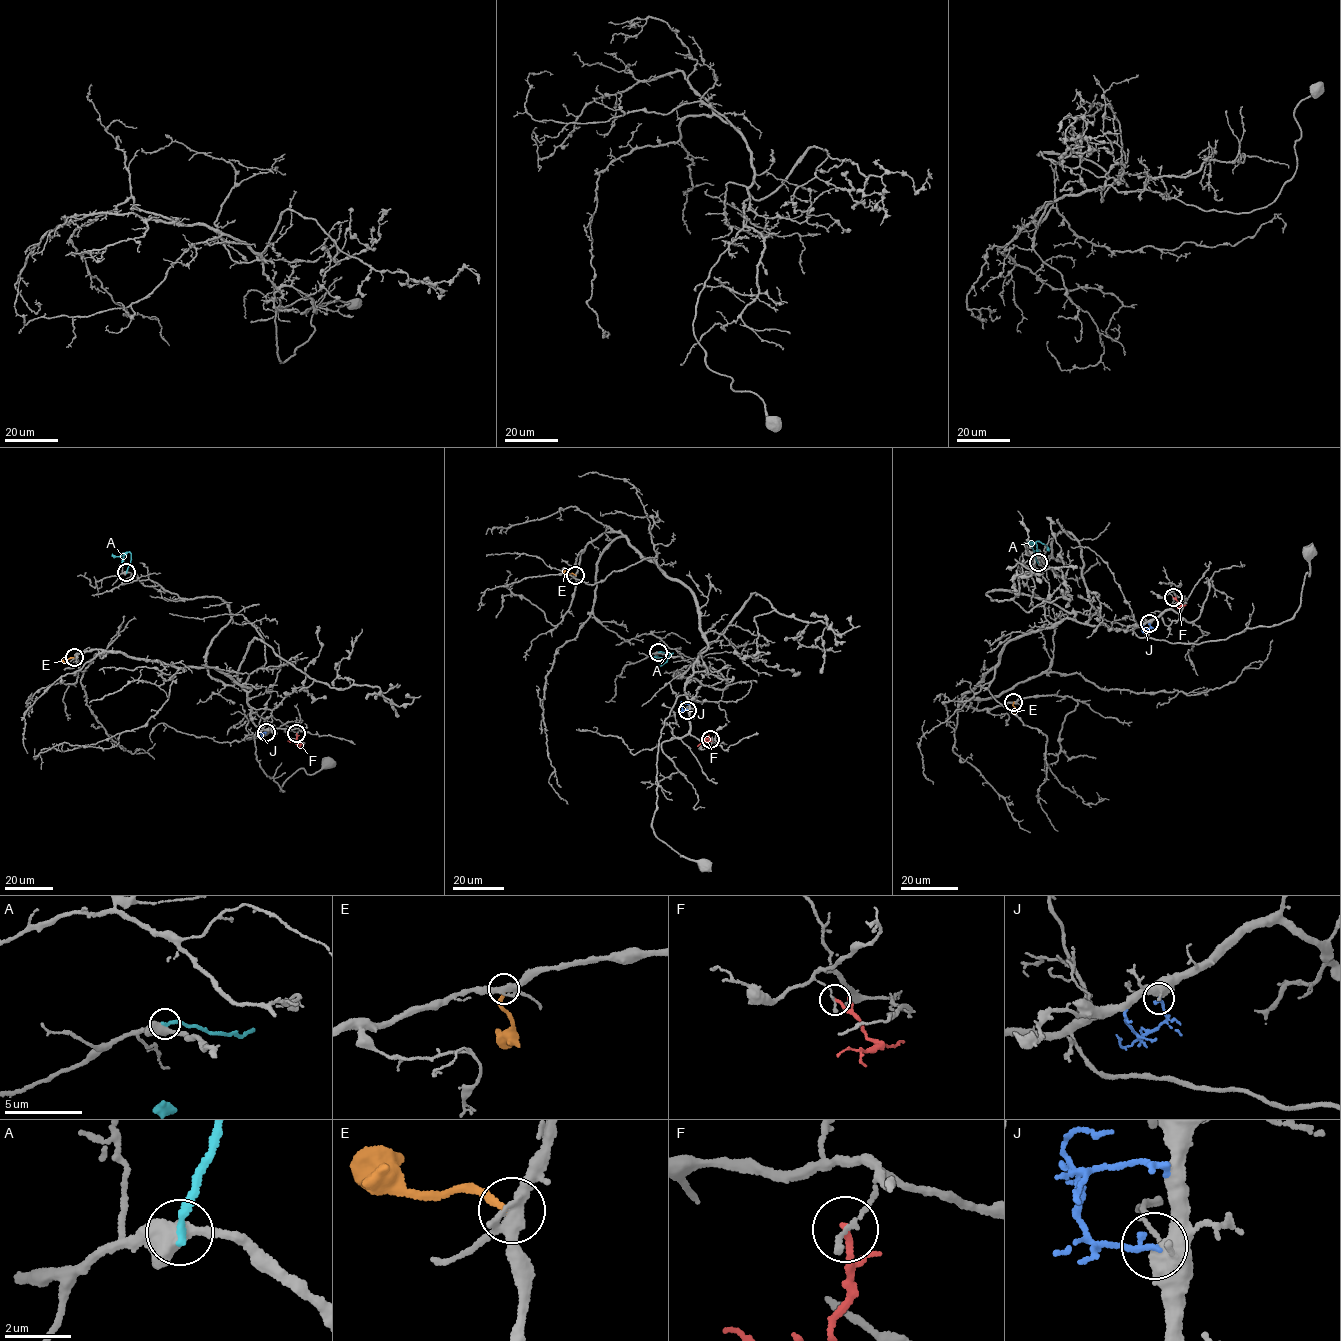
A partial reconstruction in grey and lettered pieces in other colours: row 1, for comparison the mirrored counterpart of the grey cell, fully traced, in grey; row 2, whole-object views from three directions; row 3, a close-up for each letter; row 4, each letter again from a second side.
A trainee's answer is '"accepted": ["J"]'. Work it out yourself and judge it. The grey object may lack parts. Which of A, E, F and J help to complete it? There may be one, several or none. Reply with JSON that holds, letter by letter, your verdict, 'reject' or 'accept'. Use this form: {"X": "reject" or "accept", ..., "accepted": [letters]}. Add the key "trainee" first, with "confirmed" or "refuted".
{"trainee": "refuted", "A": "reject", "E": "reject", "F": "reject", "J": "reject", "accepted": []}

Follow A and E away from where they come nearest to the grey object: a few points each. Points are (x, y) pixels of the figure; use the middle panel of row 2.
A: (658, 652), (672, 653), (667, 658), (655, 657)
E: (575, 575), (563, 571)

